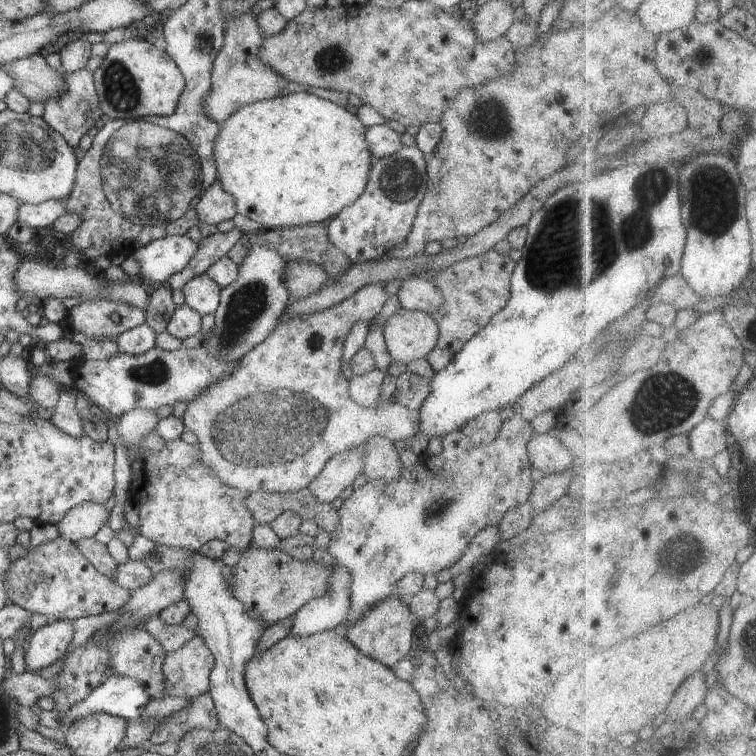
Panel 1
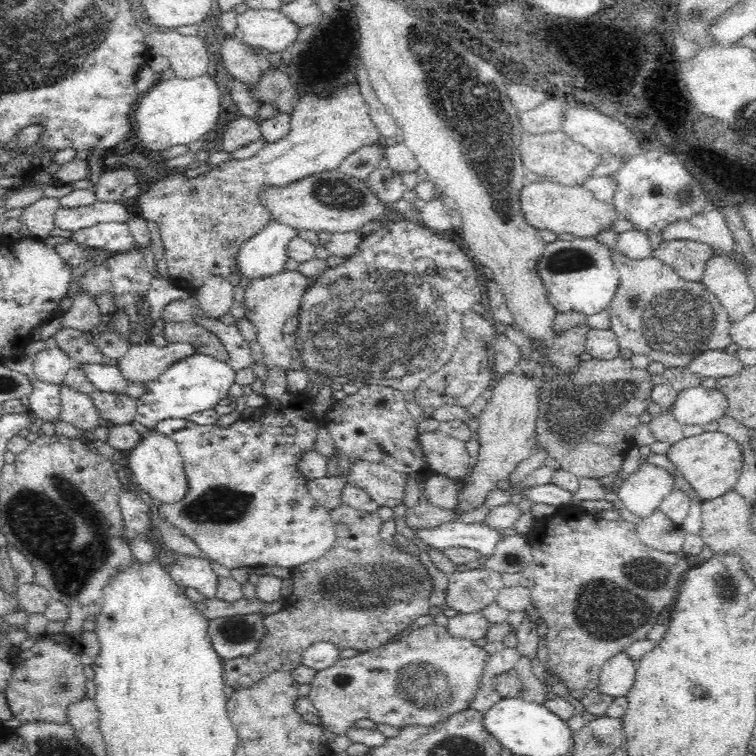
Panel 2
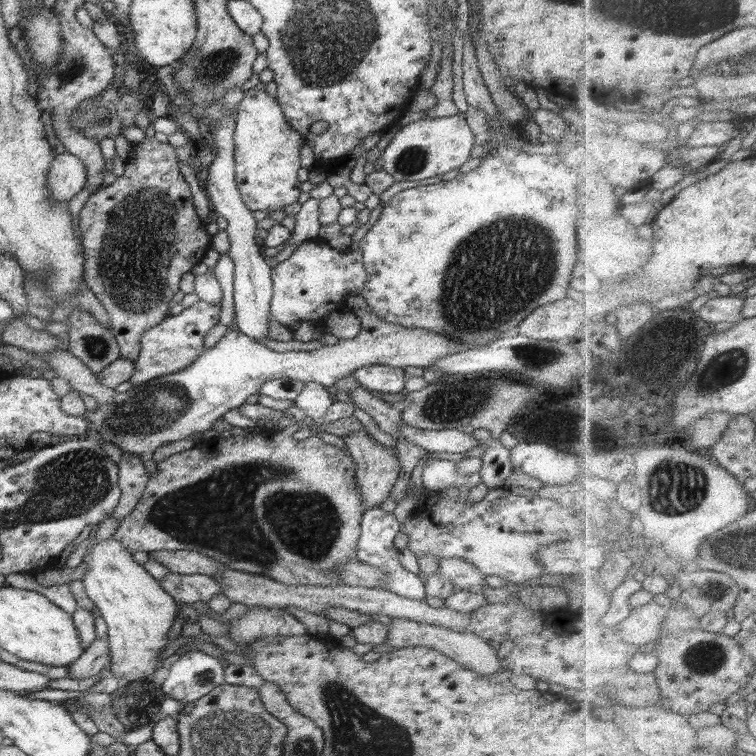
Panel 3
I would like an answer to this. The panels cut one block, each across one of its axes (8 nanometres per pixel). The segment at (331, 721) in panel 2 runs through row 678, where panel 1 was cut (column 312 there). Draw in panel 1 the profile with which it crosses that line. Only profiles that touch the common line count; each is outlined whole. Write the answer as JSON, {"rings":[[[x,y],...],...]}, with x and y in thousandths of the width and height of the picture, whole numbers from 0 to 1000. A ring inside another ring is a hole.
{"rings":[[[503,369],[493,374],[487,374],[476,380],[471,385],[471,389],[466,389],[463,394],[458,394],[458,397],[452,397],[450,402],[426,410],[426,413],[418,413],[418,415],[397,415],[397,418],[384,418],[384,421],[378,421],[378,423],[376,423],[370,431],[366,431],[362,439],[354,444],[351,452],[341,455],[341,458],[331,463],[331,466],[315,479],[310,495],[304,495],[302,500],[291,503],[288,508],[275,511],[275,513],[265,521],[265,526],[257,526],[254,532],[249,533],[249,540],[246,540],[241,558],[243,558],[246,567],[253,570],[254,574],[262,579],[265,611],[267,611],[270,616],[275,616],[275,619],[288,630],[288,635],[294,638],[294,640],[299,640],[299,643],[304,643],[304,646],[315,646],[315,648],[320,648],[320,651],[325,651],[327,653],[339,651],[357,651],[362,653],[389,652],[406,646],[410,638],[426,624],[426,619],[434,614],[437,606],[442,606],[444,601],[452,601],[455,595],[463,595],[463,593],[471,593],[479,587],[484,587],[491,577],[508,575],[520,586],[522,582],[533,582],[541,587],[553,579],[556,566],[553,541],[541,541],[526,533],[521,526],[507,536],[497,534],[483,538],[481,536],[474,534],[463,526],[462,504],[458,503],[452,492],[452,471],[456,448],[462,443],[466,431],[468,431],[474,423],[485,423],[489,426],[489,423],[500,415],[500,411],[508,402],[511,402],[511,398],[517,393],[513,384],[511,384],[512,373],[515,372]]]}

